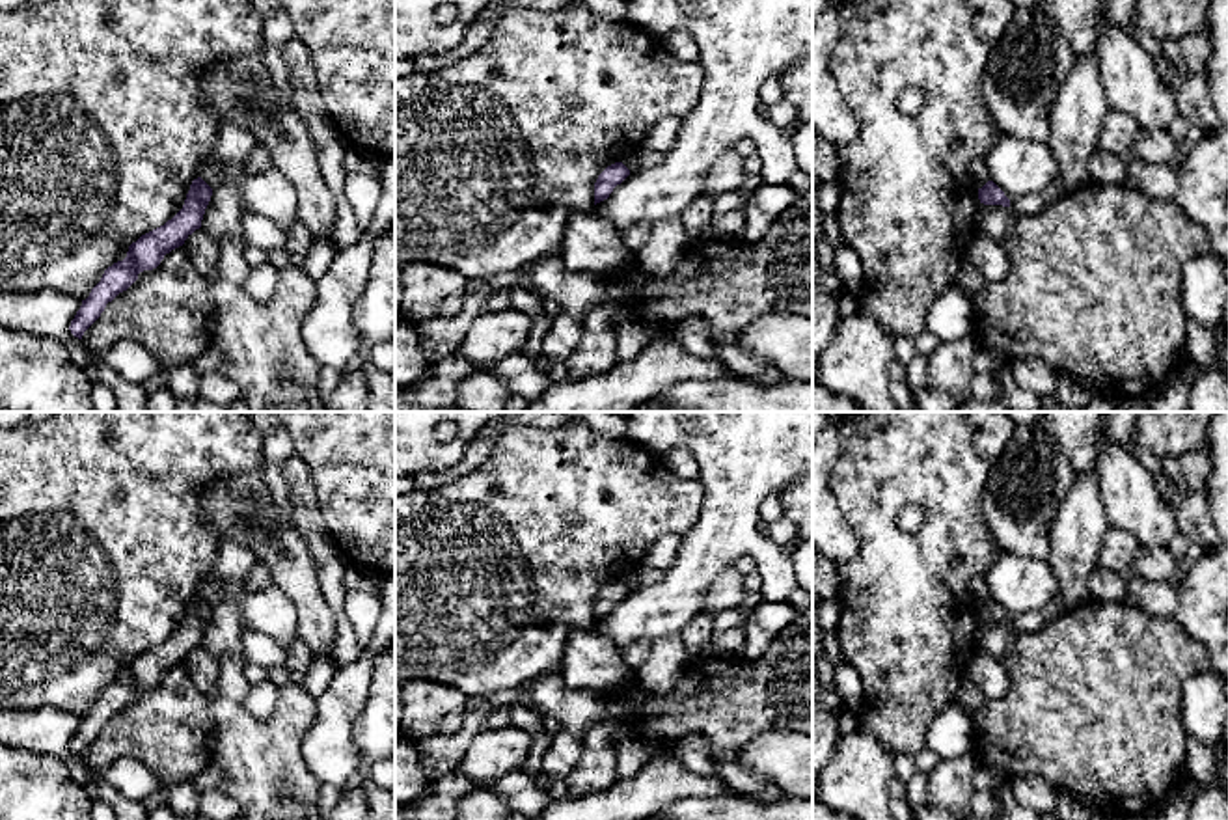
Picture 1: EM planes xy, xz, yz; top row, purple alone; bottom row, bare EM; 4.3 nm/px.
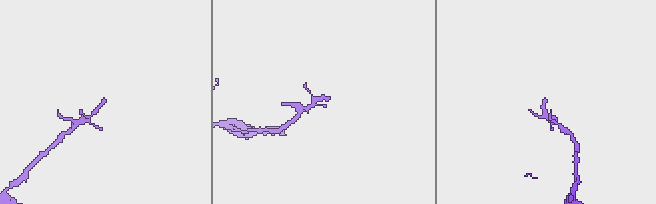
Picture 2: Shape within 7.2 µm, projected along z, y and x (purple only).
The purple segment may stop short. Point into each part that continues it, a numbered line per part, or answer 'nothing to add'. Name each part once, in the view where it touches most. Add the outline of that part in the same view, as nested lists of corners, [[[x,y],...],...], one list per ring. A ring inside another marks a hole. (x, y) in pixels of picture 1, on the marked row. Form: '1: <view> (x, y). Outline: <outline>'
nothing to add

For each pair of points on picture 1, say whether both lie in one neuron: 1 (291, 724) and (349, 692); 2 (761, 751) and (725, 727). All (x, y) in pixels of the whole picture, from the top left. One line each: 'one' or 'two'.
1: two
2: two

